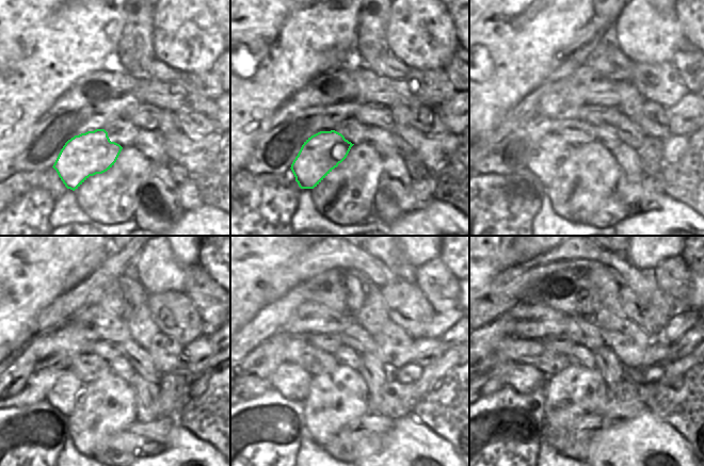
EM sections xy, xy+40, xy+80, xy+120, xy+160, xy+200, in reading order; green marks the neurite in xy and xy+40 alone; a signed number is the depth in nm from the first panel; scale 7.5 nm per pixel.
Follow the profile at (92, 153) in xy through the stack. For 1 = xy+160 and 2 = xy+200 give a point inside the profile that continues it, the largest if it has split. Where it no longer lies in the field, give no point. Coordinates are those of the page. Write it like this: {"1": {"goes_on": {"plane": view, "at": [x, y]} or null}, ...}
{"1": {"goes_on": {"plane": "xy+160", "at": [285, 378]}}, "2": {"goes_on": {"plane": "xy+200", "at": [524, 378]}}}

